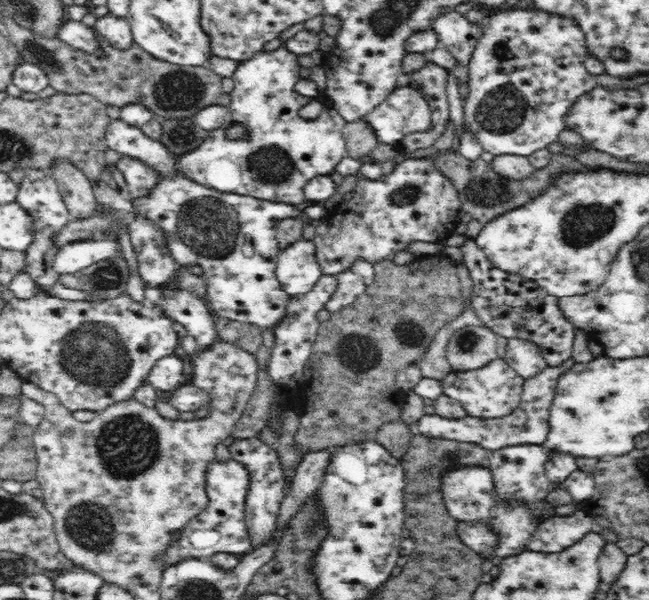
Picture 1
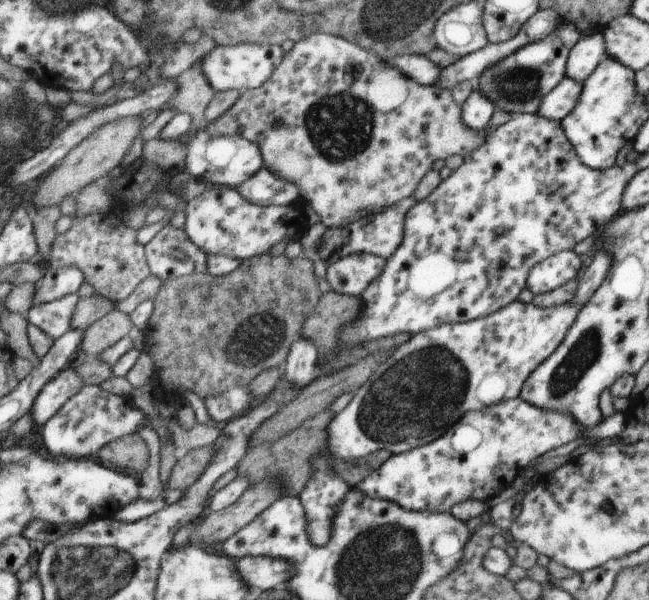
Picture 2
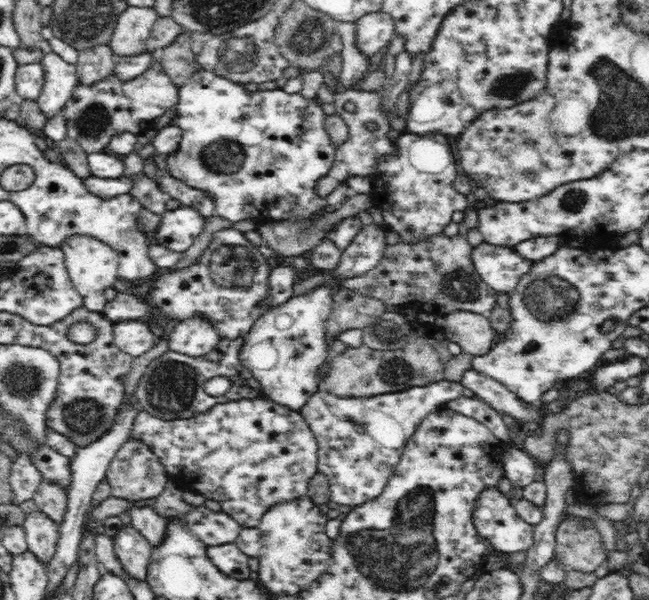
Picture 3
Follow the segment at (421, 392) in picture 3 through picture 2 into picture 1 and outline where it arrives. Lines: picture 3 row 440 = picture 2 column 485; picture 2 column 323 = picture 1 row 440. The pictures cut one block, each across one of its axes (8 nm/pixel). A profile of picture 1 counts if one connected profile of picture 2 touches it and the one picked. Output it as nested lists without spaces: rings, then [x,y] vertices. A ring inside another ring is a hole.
[[[570,358],[561,365],[549,365],[536,376],[525,379],[523,398],[520,400],[519,407],[506,416],[499,419],[481,419],[467,414],[464,418],[450,420],[437,414],[424,414],[415,423],[415,432],[427,437],[458,442],[470,440],[492,451],[518,444],[542,444],[549,431],[549,410],[555,398],[556,389],[559,387],[559,379],[567,371],[570,371],[576,363]]]

